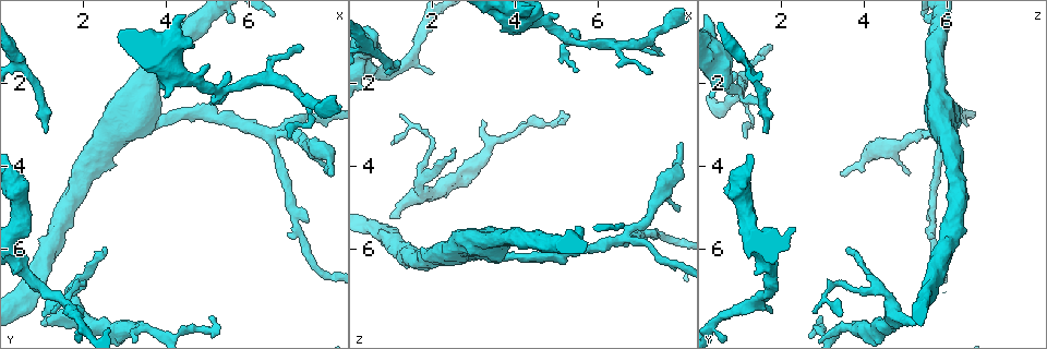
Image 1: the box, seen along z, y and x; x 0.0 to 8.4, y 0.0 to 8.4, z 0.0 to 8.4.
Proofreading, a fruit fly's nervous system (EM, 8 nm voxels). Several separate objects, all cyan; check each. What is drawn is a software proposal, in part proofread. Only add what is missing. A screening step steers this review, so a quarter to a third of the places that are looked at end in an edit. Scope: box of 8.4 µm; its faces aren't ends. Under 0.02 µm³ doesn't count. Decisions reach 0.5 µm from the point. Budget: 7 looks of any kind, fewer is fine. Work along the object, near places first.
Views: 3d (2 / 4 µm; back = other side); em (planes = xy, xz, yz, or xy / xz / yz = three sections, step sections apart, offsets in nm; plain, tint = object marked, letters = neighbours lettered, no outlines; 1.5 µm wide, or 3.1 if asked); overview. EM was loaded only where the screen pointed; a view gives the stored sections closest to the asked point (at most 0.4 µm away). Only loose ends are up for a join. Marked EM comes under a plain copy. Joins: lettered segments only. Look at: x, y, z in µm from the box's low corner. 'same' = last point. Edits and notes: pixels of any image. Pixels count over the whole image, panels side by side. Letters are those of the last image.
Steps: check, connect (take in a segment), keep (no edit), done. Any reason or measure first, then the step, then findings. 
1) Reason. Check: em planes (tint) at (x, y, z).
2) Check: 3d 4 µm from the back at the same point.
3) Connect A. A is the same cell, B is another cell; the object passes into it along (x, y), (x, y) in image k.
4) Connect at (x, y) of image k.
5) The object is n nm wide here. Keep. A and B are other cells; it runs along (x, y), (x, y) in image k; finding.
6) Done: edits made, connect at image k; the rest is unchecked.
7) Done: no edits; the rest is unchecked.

Check: em planes (tint) at (7.00, 3.35, 1.20).

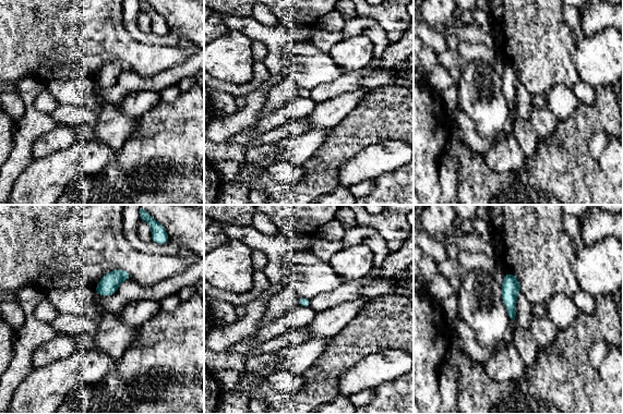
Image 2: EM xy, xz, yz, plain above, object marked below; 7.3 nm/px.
See the neighbours. Check: em planes (letters) at the same point.

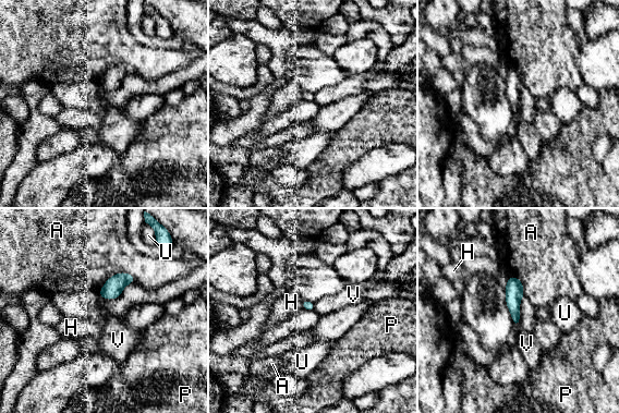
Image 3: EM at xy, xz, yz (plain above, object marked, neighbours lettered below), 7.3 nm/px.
Keep. A, H, P, U and V are other cells; no lettered segment goes on from it.

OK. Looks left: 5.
Branch stops here. Check: em planes (letters) at (2.55, 5.90, 3.60).

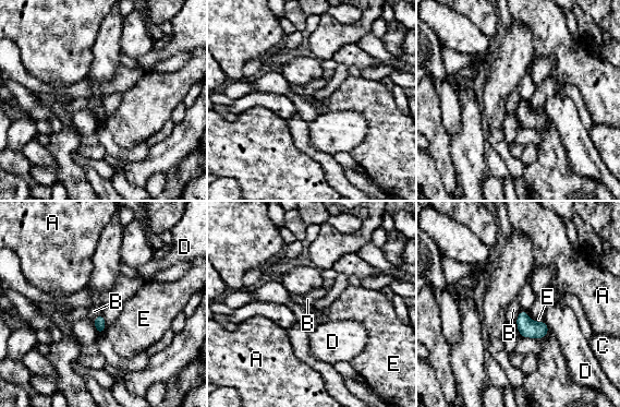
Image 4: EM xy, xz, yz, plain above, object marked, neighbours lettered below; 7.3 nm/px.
Keep. A, B, C, D and E are other cells; a border runs along (101, 312), (94, 320), (94, 325) in image 4; none of them fits.

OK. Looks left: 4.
Branch stops here. Check: 3d 2 µm at (1.20, 3.20, 1.60).

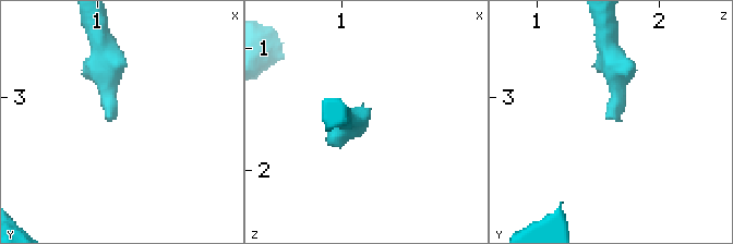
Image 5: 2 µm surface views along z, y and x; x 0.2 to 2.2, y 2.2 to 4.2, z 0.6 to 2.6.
Shape alone is not enough. Check: em planes (letters) at (1.12, 3.18, 1.64).

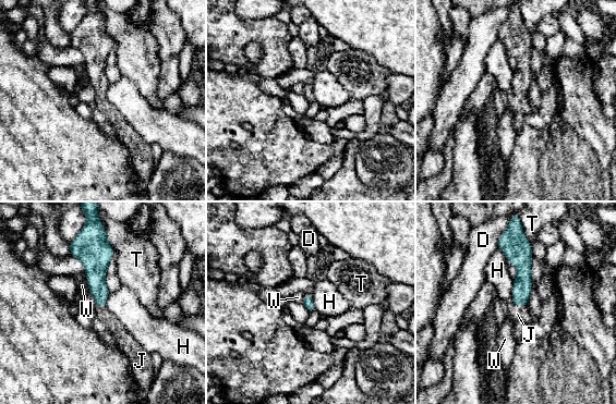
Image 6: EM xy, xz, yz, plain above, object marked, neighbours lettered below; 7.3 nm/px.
The longest contact is with H, 190 nm. Connect J. J is the same cell, D, H, T and W are other cells; the object passes into it along (521, 290), (517, 305), (517, 314) in image 6; it goes on there.

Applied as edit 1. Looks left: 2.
Done: edits made, connect at image 6; the rest is unchecked.

